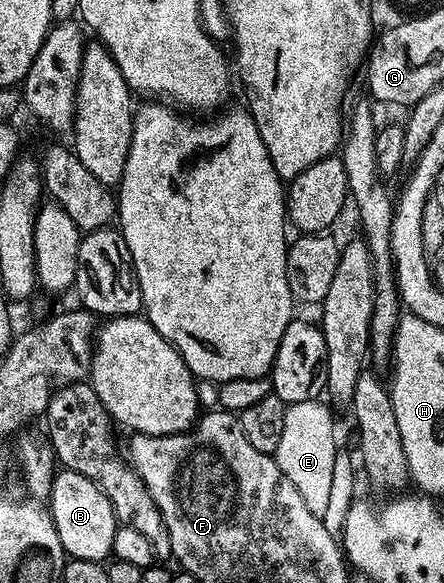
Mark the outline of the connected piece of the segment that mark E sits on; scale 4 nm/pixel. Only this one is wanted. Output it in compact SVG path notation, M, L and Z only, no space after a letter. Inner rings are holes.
M322 402L308 404L291 404L284 414L284 431L280 434L280 446L272 453L284 478L300 490L300 498L304 498L308 510L321 516L327 509L328 497L331 494L333 456L336 442L326 431L330 428L330 412Z

